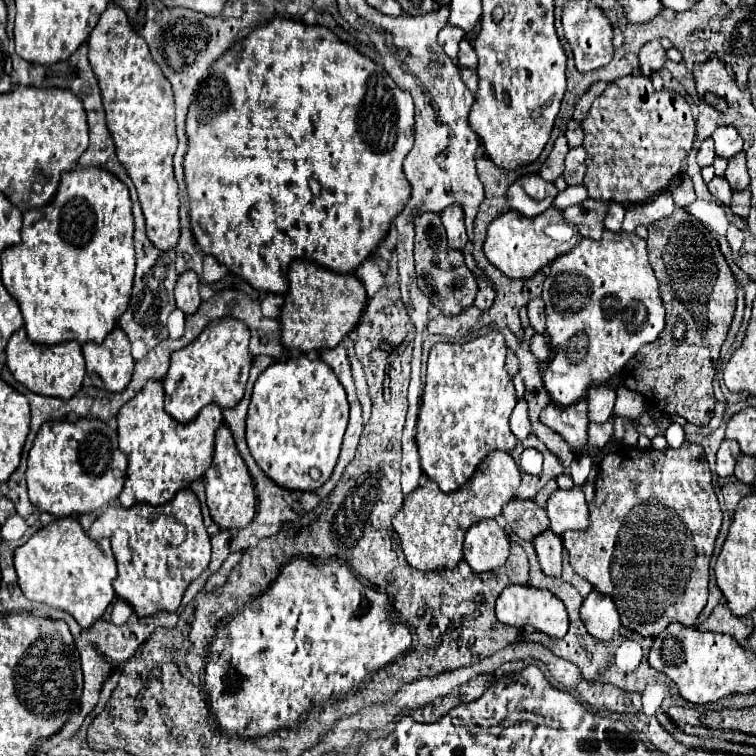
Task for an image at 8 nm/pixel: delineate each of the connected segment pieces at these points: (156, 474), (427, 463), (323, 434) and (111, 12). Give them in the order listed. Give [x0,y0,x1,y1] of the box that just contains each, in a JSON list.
[[118,381,222,507],[416,331,516,493],[246,355,348,491],[88,5,178,251]]

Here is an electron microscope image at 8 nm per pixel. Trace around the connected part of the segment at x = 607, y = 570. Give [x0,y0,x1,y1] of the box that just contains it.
[562,441,722,637]

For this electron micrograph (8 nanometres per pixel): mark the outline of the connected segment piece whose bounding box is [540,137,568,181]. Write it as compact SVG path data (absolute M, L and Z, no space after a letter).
M558 137L556 143L554 143L552 153L548 155L546 163L540 169L540 177L546 179L546 181L556 181L562 175L562 171L564 171L564 157L566 157L566 153L568 153L566 137Z

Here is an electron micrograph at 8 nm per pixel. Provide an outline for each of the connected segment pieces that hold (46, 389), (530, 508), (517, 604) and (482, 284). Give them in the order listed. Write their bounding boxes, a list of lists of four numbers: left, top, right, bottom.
[[6,329,84,399],[502,499,548,541],[496,585,568,637],[474,277,494,311]]

